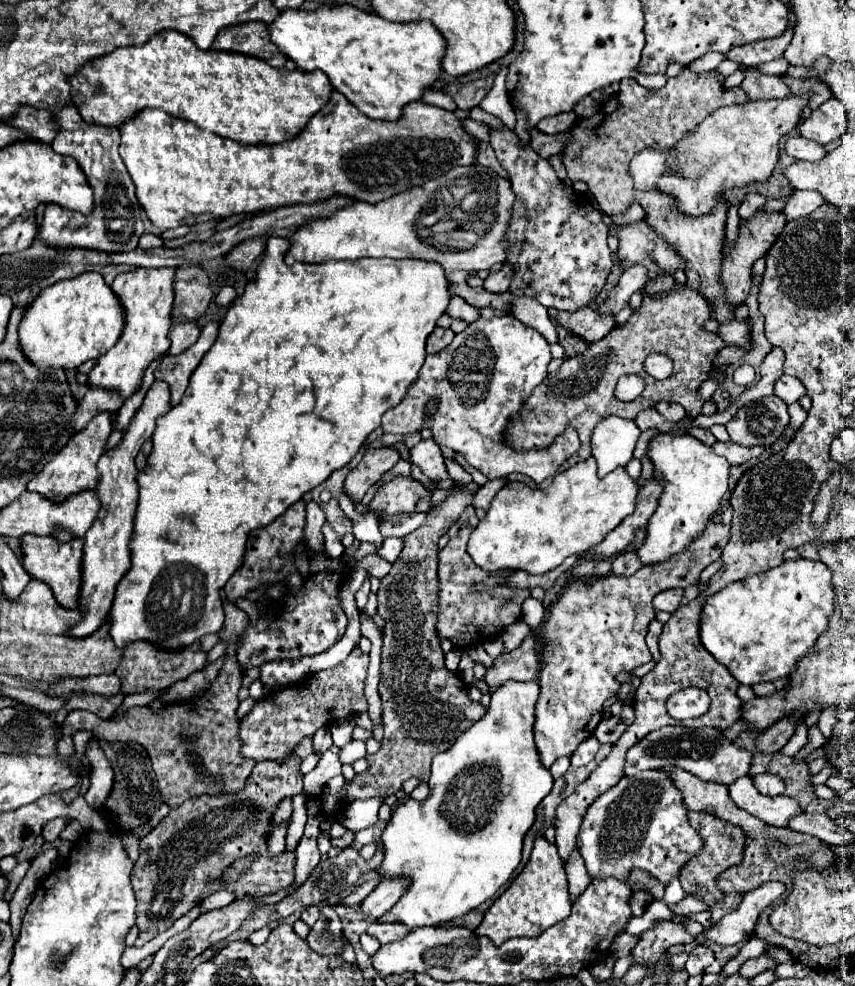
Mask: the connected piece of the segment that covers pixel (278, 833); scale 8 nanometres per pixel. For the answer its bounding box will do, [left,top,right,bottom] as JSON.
[268,821,290,855]

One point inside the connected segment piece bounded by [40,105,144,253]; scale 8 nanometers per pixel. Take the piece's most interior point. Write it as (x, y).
(116, 225)

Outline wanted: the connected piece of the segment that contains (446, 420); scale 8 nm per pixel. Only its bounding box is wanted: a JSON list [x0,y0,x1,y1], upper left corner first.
[382,315,580,485]

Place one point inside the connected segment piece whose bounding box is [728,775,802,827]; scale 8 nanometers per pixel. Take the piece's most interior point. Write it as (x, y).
(775, 811)

